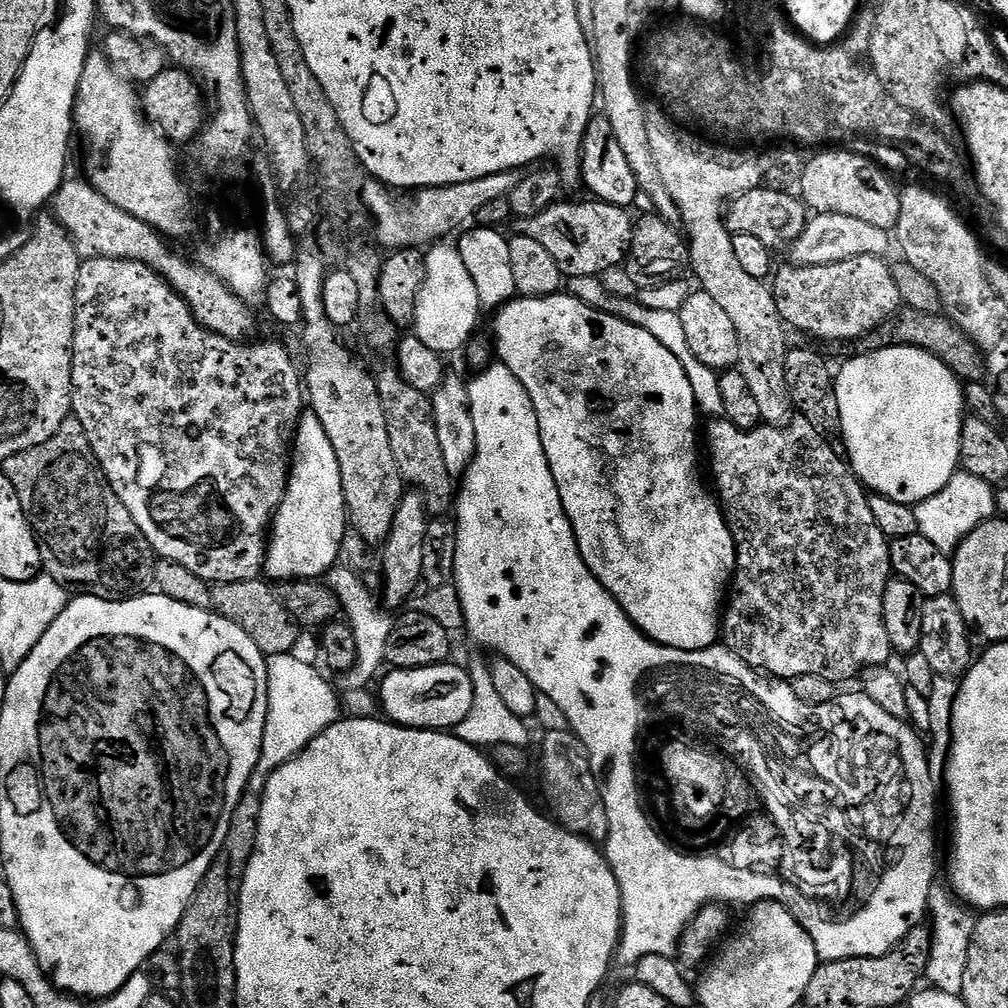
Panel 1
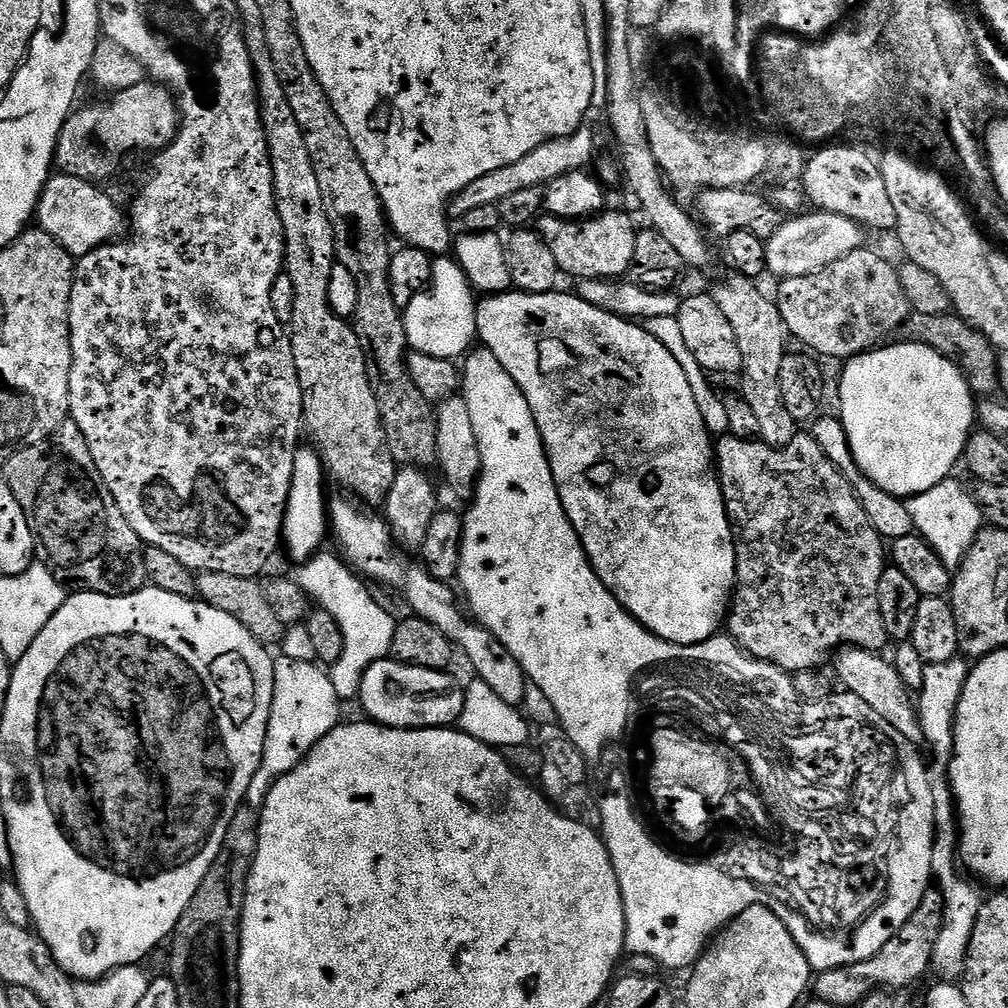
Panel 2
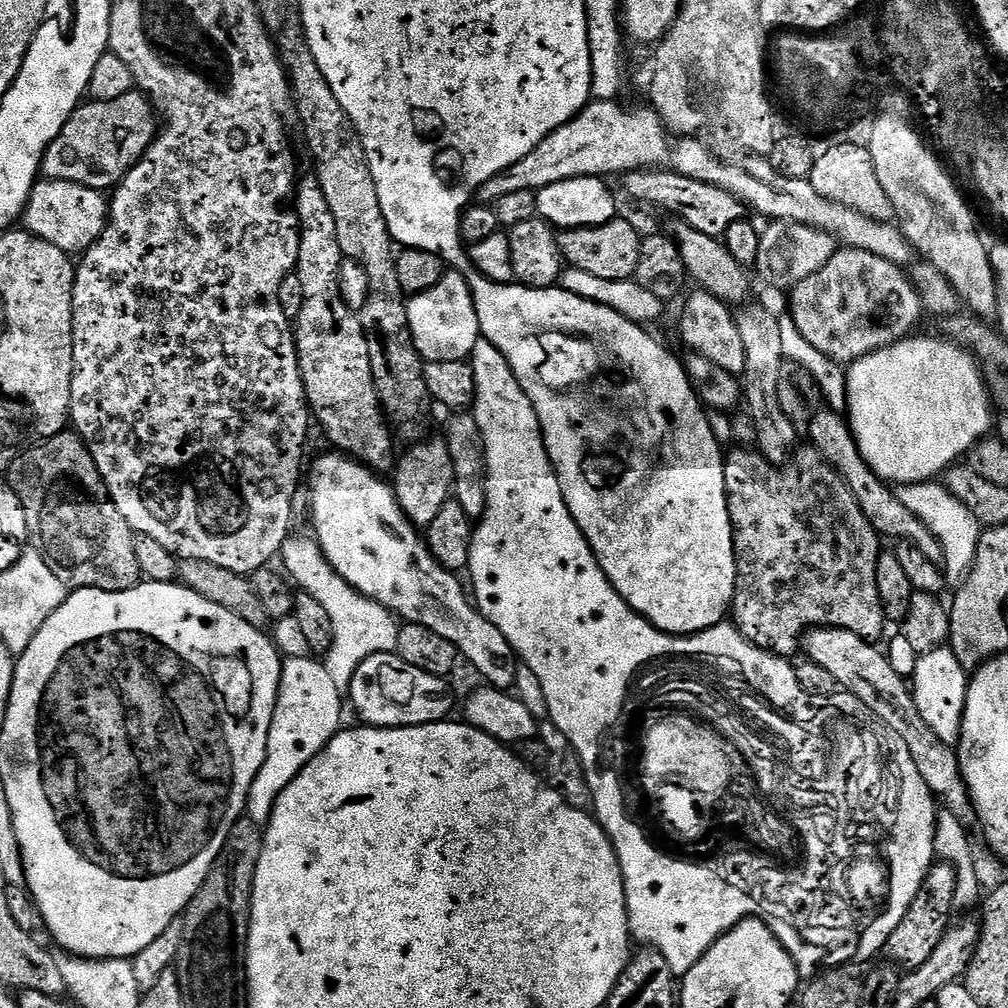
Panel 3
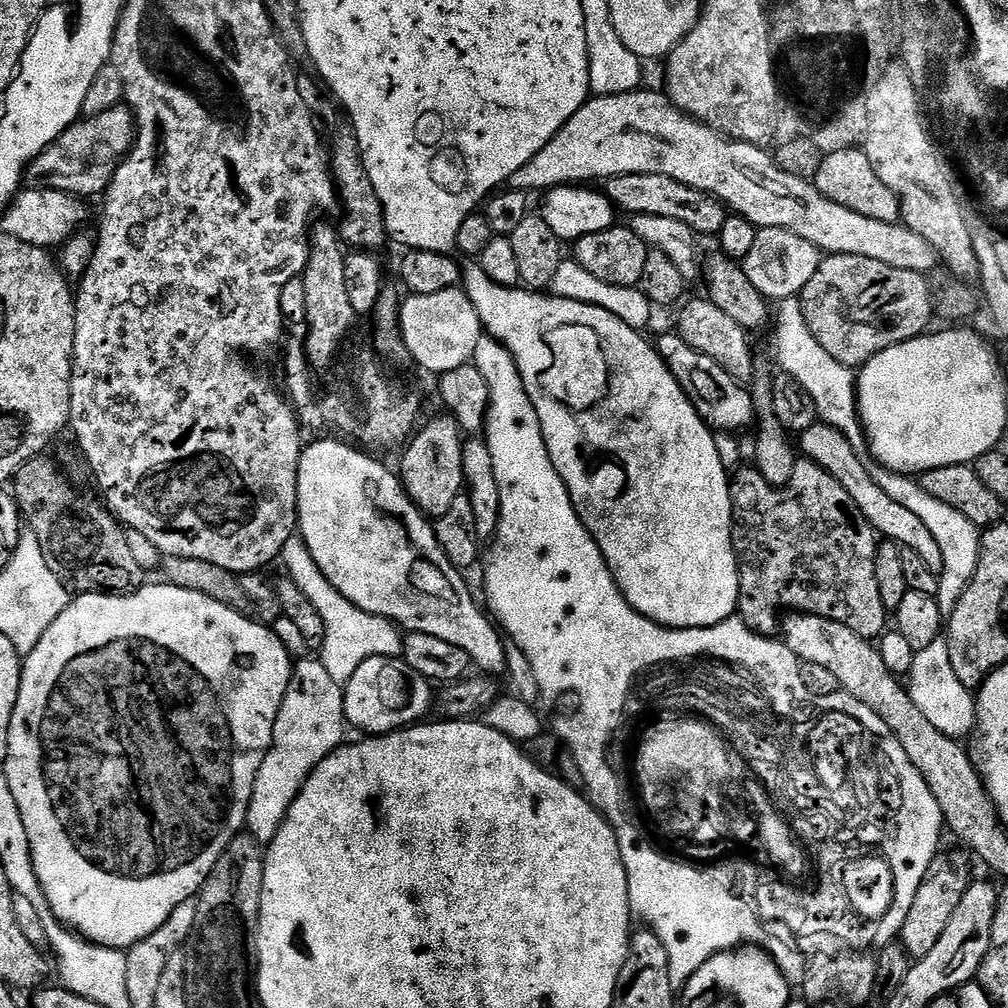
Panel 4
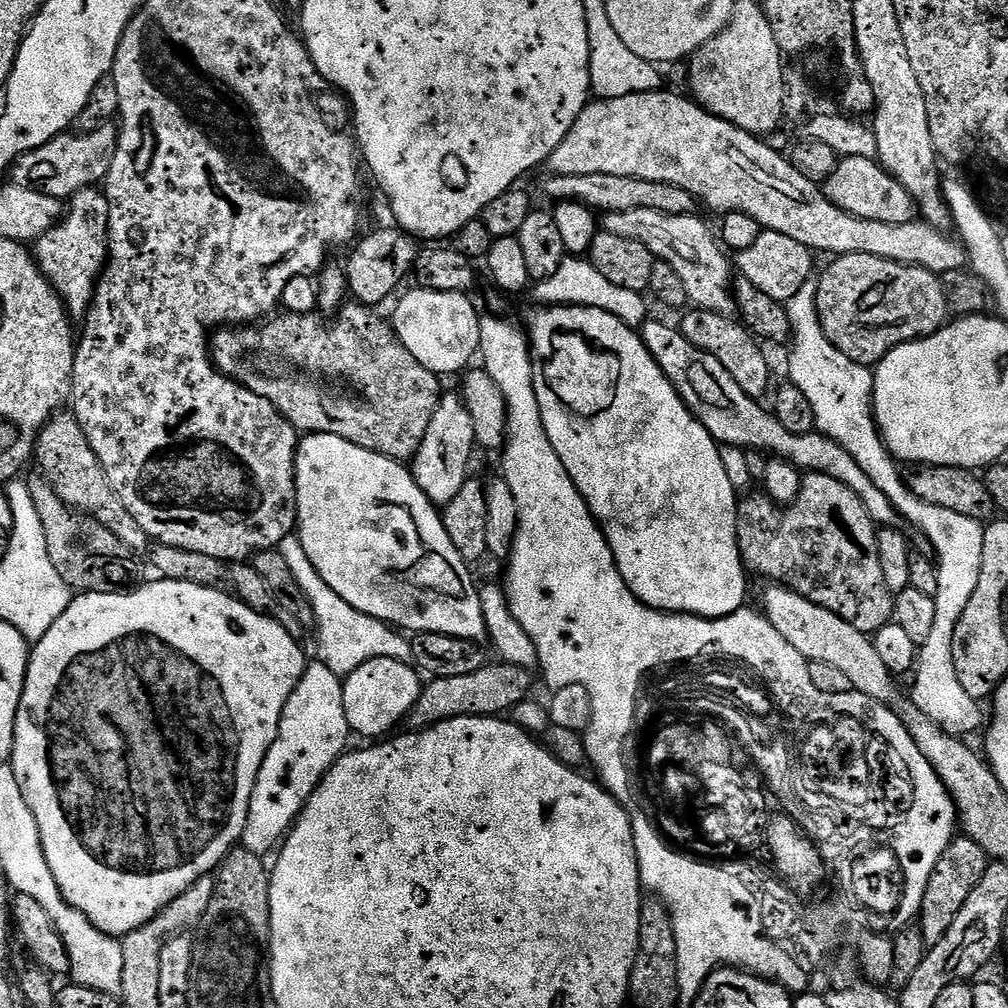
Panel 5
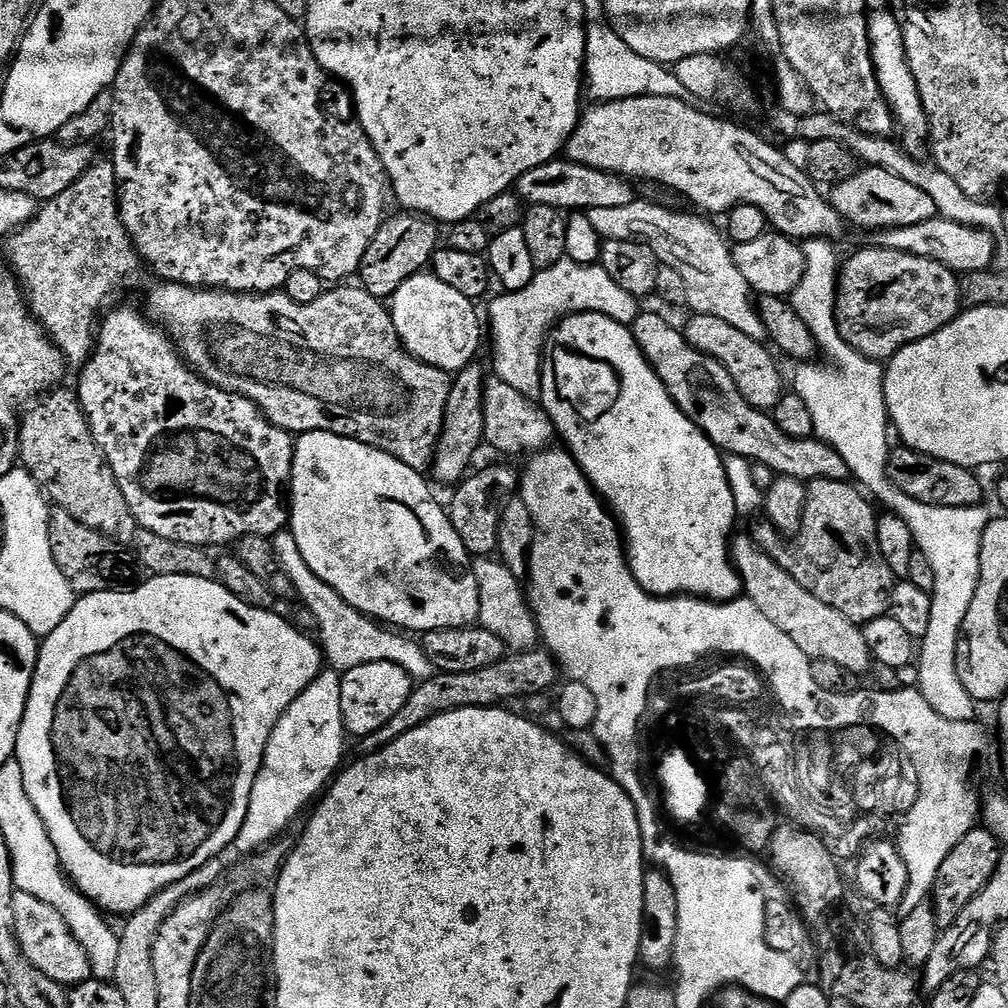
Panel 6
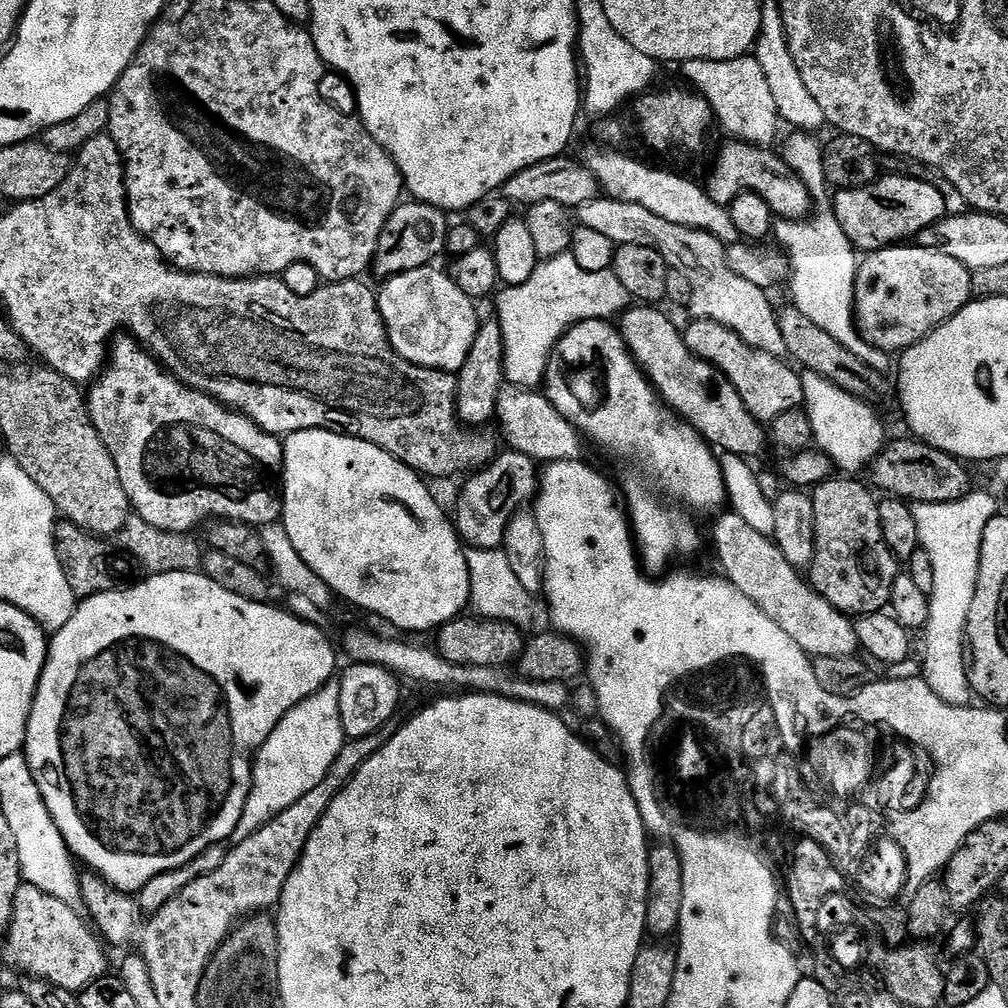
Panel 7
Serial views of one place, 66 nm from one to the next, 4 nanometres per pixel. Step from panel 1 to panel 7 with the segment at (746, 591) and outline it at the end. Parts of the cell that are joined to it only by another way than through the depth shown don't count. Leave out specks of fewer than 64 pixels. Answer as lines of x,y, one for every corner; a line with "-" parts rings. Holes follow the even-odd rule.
833,478
817,484
810,492
814,502
816,534
816,553
810,569
810,583
819,596
826,598
826,602
830,602
830,606
834,606
849,618
859,618
885,611
889,607
890,590
894,590
894,582
902,574
902,564
886,546
886,538
882,534
882,522
878,518
880,505
877,497
856,481
859,479
840,479
844,480

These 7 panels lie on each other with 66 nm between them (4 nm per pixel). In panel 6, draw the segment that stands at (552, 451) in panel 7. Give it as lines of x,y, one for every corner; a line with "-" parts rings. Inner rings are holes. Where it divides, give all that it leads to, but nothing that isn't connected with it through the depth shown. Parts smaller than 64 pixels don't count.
491,375
484,382
484,417
484,444
501,452
504,458
520,456
523,452
535,454
545,451
551,445
548,443
554,440
552,419
544,413
543,407
529,397
518,394
514,386
502,382
496,375

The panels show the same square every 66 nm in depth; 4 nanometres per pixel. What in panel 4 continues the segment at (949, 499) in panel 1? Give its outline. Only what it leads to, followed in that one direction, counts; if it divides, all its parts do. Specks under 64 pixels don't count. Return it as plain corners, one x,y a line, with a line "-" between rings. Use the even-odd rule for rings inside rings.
887,470
881,471
881,473
879,473
878,479
882,490
886,490
886,494
890,494
890,498
894,502
906,506
906,510
918,514
923,531
929,532
933,542
940,547
940,556
944,559
944,572
942,568
939,573
940,589
935,597
940,603
942,614
947,618
958,606
962,594
967,590
976,573
976,567
980,561
981,529
977,528
975,524
971,524
962,514
958,514
958,510
954,510
940,502
938,498
932,498
930,494
926,494
926,490
922,490
920,483
911,475

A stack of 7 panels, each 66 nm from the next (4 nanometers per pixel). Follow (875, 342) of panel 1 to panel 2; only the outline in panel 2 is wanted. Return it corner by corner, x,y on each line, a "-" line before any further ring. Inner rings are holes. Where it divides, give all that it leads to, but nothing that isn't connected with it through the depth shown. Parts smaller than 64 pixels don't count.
912,312
908,320
901,326
899,333
901,341
910,344
921,344
938,350
947,360
952,360
960,367
961,372
968,380
968,386
980,398
988,398
997,391
1000,382
1000,360
996,348
986,334
974,330
961,316
952,312
946,314
918,314

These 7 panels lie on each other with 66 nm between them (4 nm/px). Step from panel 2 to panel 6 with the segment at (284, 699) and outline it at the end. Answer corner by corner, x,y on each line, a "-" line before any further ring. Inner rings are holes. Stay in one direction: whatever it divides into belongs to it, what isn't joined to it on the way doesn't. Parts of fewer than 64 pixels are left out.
335,670
321,671
320,675
315,676
310,682
310,686
306,686
306,690
302,690
302,694
298,694
298,698
294,698
294,702
284,711
282,718
276,723
275,730
270,734
270,742
266,746
264,761
258,770
258,778
254,782
254,790
244,825
236,835
234,848
235,851
241,852
241,857
247,858
267,848
277,838
283,837
280,835
287,830
288,823
304,807
307,809
327,789
330,781
337,775
338,769
341,767
340,759
344,756
344,740
346,741
346,729
342,718
340,678
341,673

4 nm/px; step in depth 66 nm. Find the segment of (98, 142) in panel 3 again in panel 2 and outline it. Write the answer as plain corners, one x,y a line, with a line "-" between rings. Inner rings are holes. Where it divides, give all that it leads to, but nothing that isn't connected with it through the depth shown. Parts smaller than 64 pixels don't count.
145,78
138,86
107,97
106,104
77,107
62,126
56,143
55,167
83,180
105,182
131,152
159,153
180,133
180,106
171,88

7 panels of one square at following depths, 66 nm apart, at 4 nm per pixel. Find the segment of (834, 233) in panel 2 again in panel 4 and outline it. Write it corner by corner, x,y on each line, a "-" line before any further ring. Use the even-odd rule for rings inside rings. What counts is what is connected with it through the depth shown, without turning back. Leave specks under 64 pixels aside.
778,227
763,228
757,231
754,247
742,261
744,273
759,292
769,300
795,299
803,292
807,282
814,278
822,259
819,248
792,231

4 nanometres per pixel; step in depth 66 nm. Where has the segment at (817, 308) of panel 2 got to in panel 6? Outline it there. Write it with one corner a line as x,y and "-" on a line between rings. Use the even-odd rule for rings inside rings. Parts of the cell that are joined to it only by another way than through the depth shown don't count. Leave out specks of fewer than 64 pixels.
879,246
864,248
843,261
836,285
836,321
842,338
866,358
887,362
906,346
945,328
961,311
960,276
942,262

